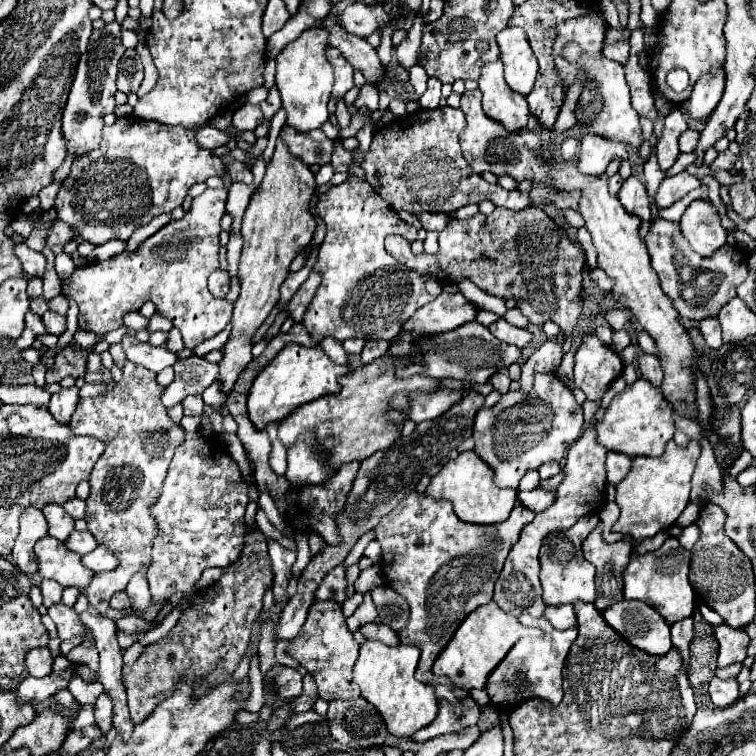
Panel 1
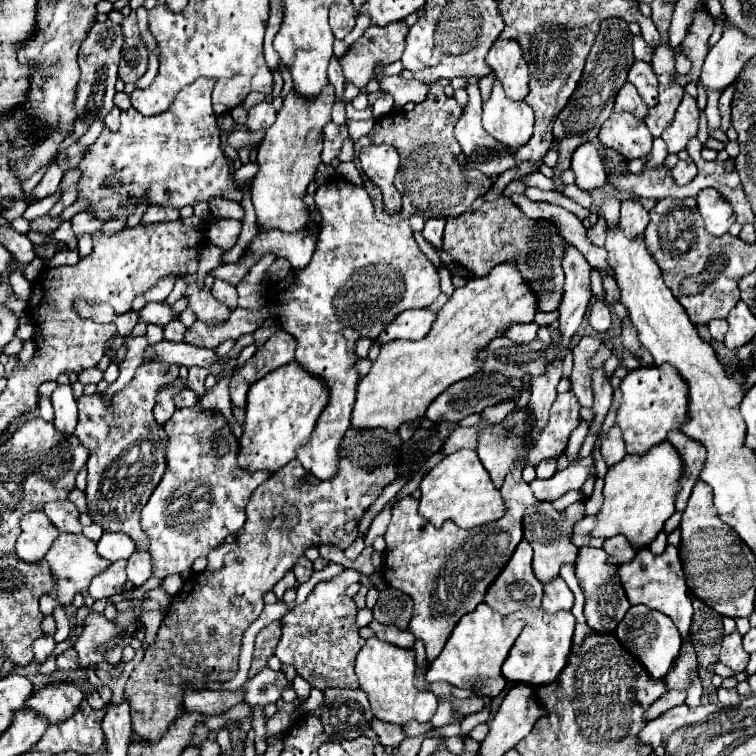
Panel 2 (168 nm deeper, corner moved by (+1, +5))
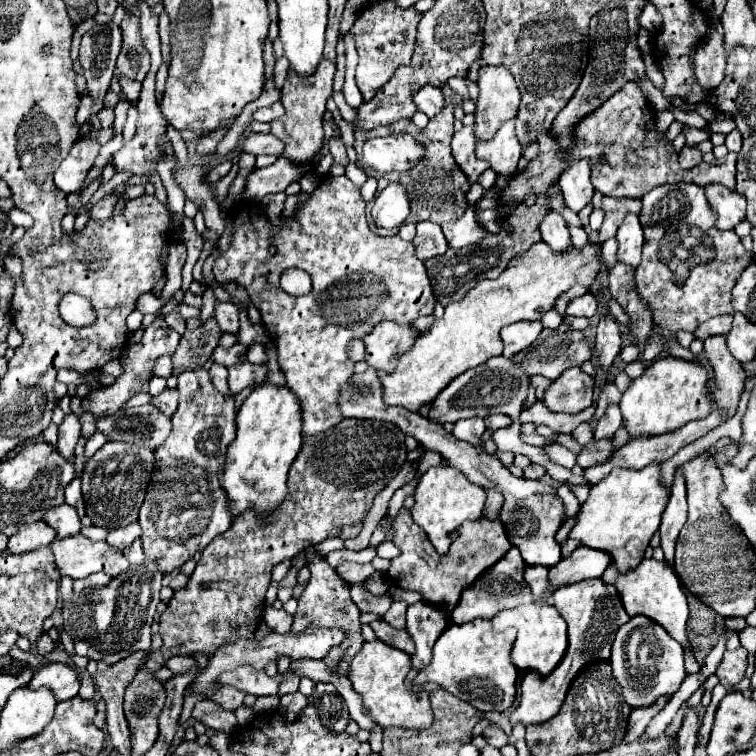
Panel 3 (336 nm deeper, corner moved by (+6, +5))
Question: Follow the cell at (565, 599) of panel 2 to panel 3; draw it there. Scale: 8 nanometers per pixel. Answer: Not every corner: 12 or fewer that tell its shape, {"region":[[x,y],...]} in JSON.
{"region":[[526,566],[524,579],[534,601],[544,601],[548,567]]}

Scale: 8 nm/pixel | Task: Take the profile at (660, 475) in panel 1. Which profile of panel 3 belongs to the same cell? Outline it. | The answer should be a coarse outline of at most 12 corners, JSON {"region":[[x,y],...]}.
{"region":[[660,465],[592,485],[568,537],[636,569],[668,493]]}

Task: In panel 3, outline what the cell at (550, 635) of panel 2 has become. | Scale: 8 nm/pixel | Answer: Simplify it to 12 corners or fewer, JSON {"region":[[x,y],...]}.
{"region":[[550,603],[510,611],[518,669],[548,675],[564,657],[566,623]]}

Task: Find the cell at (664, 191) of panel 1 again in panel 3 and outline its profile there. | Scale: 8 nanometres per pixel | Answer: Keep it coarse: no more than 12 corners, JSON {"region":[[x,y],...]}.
{"region":[[686,145],[680,151],[680,167],[692,169],[702,161],[698,145]]}

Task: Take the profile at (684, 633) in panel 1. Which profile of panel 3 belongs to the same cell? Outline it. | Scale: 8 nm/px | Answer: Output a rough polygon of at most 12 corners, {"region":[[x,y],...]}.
{"region":[[660,699],[656,707],[632,711],[624,743],[636,741],[650,719],[666,705]]}

